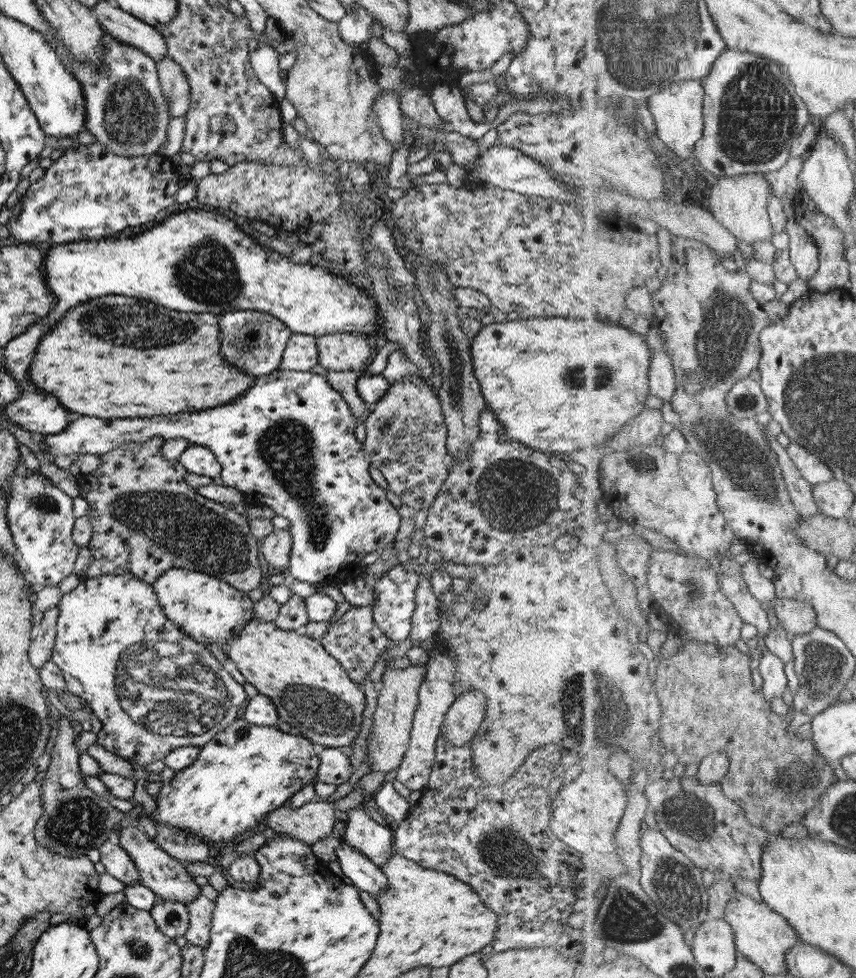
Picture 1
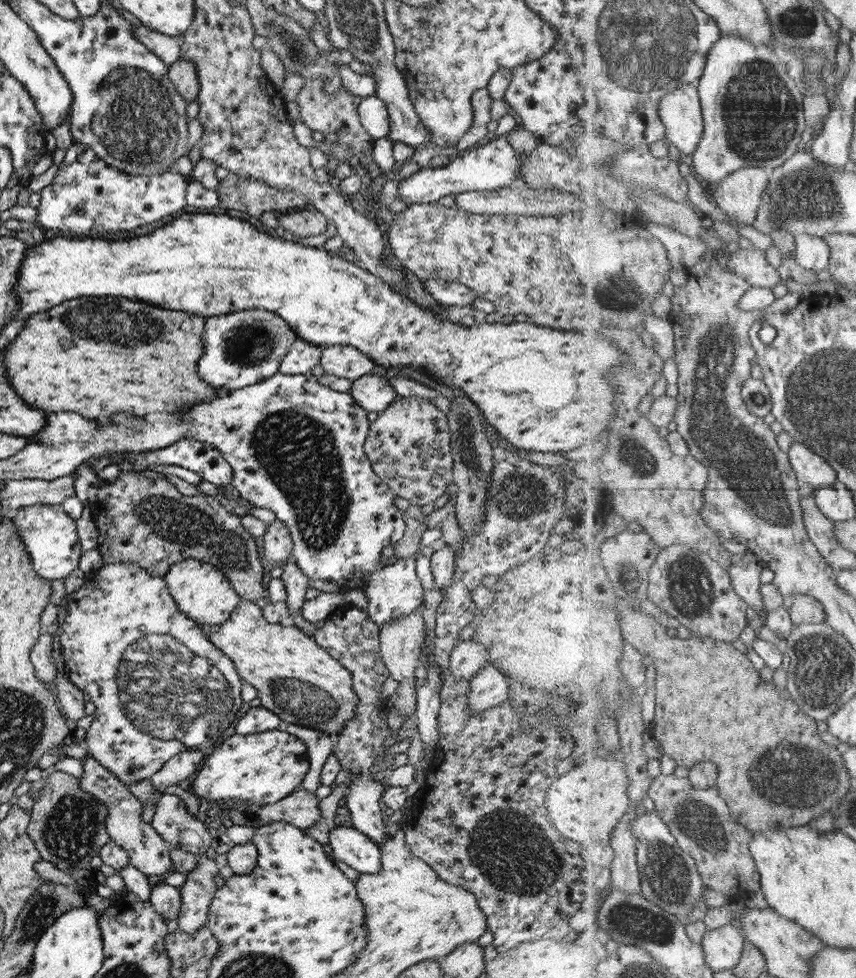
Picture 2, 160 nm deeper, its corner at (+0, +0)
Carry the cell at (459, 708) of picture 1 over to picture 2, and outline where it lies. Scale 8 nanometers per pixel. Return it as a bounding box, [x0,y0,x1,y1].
[467,664,510,713]

